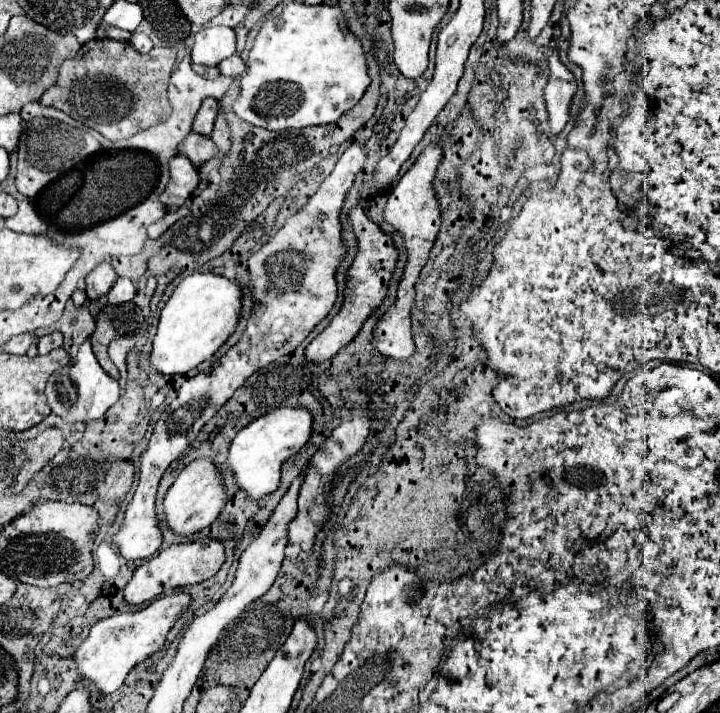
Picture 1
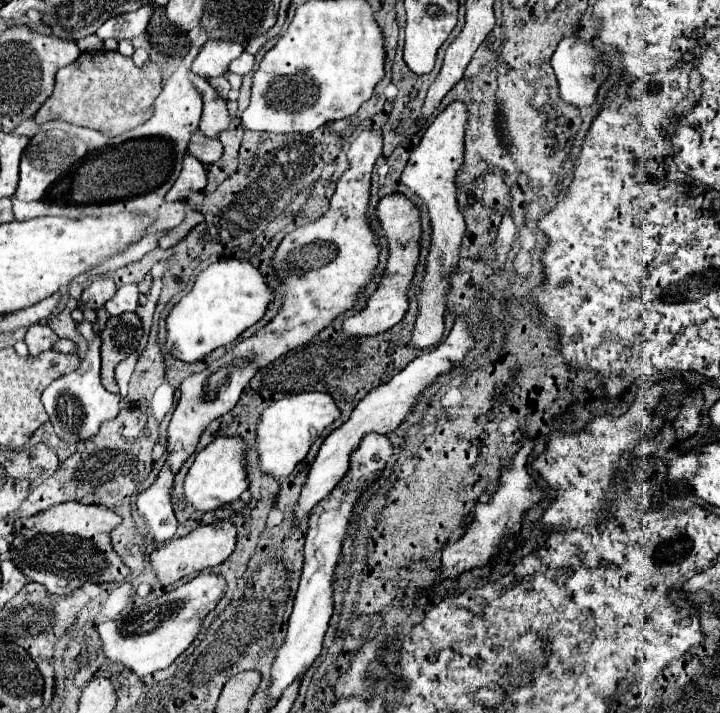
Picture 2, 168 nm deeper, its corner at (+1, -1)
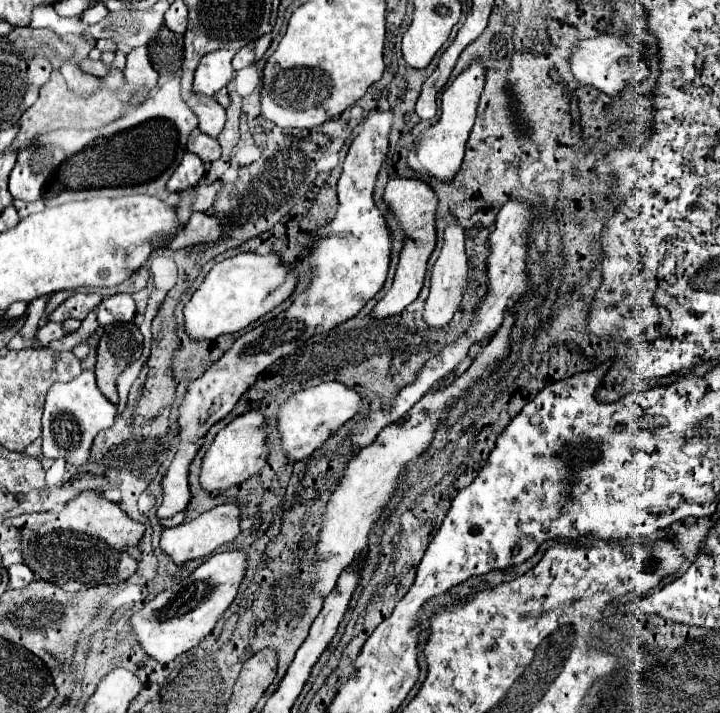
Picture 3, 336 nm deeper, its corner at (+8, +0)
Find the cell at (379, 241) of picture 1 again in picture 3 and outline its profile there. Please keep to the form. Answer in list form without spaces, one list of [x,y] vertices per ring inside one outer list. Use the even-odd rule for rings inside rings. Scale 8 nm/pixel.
[[[395,177],[387,183],[385,195],[383,195],[385,203],[389,205],[389,209],[395,213],[395,217],[401,221],[403,229],[405,229],[405,245],[401,251],[401,259],[399,259],[399,267],[395,273],[395,281],[391,291],[377,303],[377,307],[373,309],[373,317],[389,317],[395,313],[401,313],[409,303],[413,303],[423,287],[423,279],[425,279],[425,271],[427,271],[427,261],[435,249],[435,241],[437,241],[437,231],[435,231],[435,219],[437,219],[437,195],[431,189],[431,185],[427,185],[421,179],[401,179]]]

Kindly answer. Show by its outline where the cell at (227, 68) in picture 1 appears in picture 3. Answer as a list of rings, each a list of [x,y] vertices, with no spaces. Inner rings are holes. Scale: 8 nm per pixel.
[[[241,47],[233,57],[233,69],[239,71],[243,67],[249,67],[255,63],[255,51],[251,47]]]

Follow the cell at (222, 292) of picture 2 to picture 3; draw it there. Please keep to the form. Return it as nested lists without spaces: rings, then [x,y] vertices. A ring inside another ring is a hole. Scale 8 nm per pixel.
[[[249,251],[223,259],[213,265],[205,281],[199,285],[183,309],[187,333],[193,341],[201,341],[243,331],[247,325],[287,301],[295,291],[297,281],[297,271],[291,265],[287,267],[277,253],[257,255]]]

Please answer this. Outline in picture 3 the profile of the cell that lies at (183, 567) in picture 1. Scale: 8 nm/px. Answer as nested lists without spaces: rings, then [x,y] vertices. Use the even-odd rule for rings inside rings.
[[[223,503],[223,505],[213,507],[211,511],[201,513],[201,515],[199,515],[197,519],[193,519],[193,521],[187,521],[187,523],[177,525],[177,527],[171,527],[171,529],[163,529],[161,549],[163,549],[175,563],[185,563],[185,561],[189,561],[189,559],[209,557],[215,549],[219,549],[219,547],[225,545],[225,543],[231,543],[231,541],[241,533],[239,513],[241,513],[239,505],[235,505],[235,503]]]

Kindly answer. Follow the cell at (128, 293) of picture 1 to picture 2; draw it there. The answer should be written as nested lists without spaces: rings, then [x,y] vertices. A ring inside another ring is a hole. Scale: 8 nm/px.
[[[124,284],[118,288],[114,298],[106,302],[106,310],[110,316],[118,316],[122,312],[134,312],[138,306],[138,288],[136,284]]]

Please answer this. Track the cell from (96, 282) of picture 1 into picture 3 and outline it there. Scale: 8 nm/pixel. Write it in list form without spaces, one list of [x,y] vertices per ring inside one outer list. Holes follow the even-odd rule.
[[[75,293],[49,315],[49,321],[55,321],[55,323],[63,323],[65,319],[83,321],[87,313],[93,311],[99,303],[101,303],[101,295],[97,293]]]

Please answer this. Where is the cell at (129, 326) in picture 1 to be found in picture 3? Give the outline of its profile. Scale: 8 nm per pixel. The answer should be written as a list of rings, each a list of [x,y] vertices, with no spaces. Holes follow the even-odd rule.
[[[133,323],[107,327],[105,335],[99,341],[97,365],[95,365],[97,385],[113,405],[119,403],[115,381],[125,371],[127,365],[131,365],[135,359],[141,357],[141,343],[143,337]]]

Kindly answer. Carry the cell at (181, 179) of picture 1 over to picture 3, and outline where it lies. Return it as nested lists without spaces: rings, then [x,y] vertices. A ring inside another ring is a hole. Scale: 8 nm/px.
[[[185,153],[183,155],[183,161],[179,163],[179,167],[175,169],[175,173],[171,175],[169,183],[167,183],[167,189],[169,191],[183,191],[183,189],[189,189],[189,187],[195,187],[201,177],[205,175],[205,167],[203,167],[203,161],[195,155],[195,153]]]

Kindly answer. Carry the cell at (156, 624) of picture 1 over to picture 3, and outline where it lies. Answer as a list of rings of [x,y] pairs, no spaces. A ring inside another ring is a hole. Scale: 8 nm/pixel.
[[[235,549],[215,553],[179,585],[159,593],[141,611],[137,611],[131,619],[131,627],[147,655],[157,659],[159,663],[169,663],[177,655],[199,645],[201,639],[205,639],[213,631],[215,623],[225,613],[225,609],[233,603],[239,585],[245,577],[245,569],[247,569],[245,551]]]

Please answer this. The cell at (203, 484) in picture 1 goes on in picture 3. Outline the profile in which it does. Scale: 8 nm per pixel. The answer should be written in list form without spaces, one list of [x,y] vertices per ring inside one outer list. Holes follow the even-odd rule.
[[[251,409],[245,415],[239,415],[237,419],[233,419],[225,429],[219,431],[209,451],[205,453],[203,467],[201,467],[203,489],[209,493],[225,491],[231,485],[239,485],[249,477],[257,475],[269,457],[267,437],[269,437],[269,429],[265,423],[265,415],[259,409]]]

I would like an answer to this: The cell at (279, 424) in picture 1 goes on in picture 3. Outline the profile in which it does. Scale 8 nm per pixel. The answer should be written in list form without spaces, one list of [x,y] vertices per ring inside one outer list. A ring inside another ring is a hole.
[[[327,381],[317,387],[303,389],[289,397],[279,409],[279,433],[283,437],[283,449],[291,461],[307,459],[317,451],[333,433],[337,433],[351,417],[359,413],[363,405],[361,395],[339,381]]]

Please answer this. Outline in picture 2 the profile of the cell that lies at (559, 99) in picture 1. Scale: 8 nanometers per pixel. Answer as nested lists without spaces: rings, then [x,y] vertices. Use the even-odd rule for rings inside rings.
[[[564,38],[554,56],[552,56],[552,68],[556,72],[558,78],[558,86],[560,86],[560,100],[564,104],[572,104],[576,108],[584,108],[590,106],[596,100],[596,92],[604,80],[606,68],[598,62],[598,50],[580,42],[578,38]],[[596,76],[596,78],[594,78]]]

